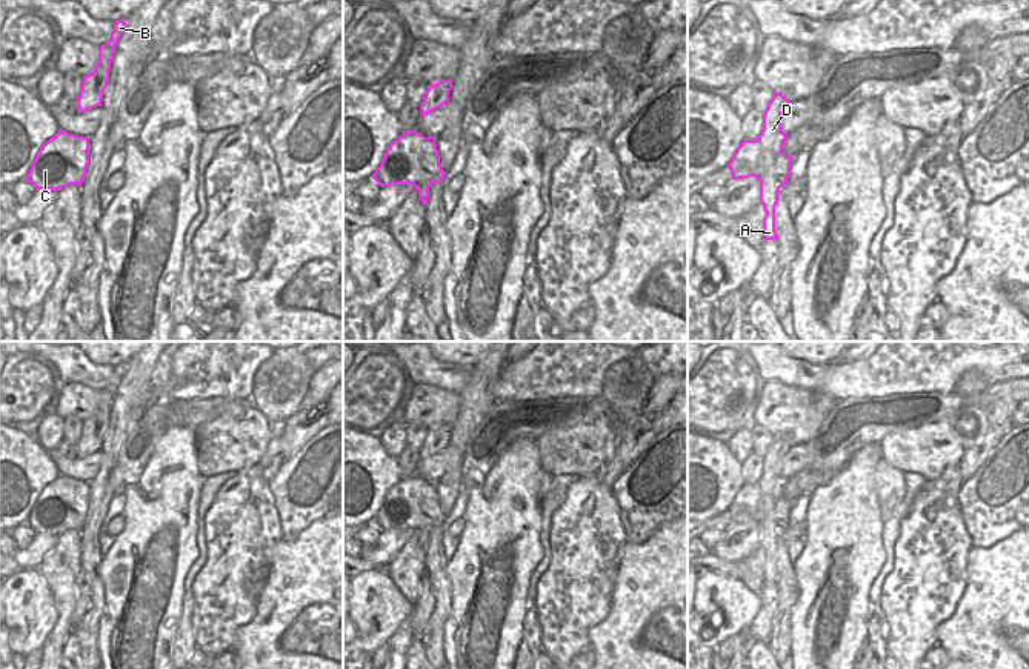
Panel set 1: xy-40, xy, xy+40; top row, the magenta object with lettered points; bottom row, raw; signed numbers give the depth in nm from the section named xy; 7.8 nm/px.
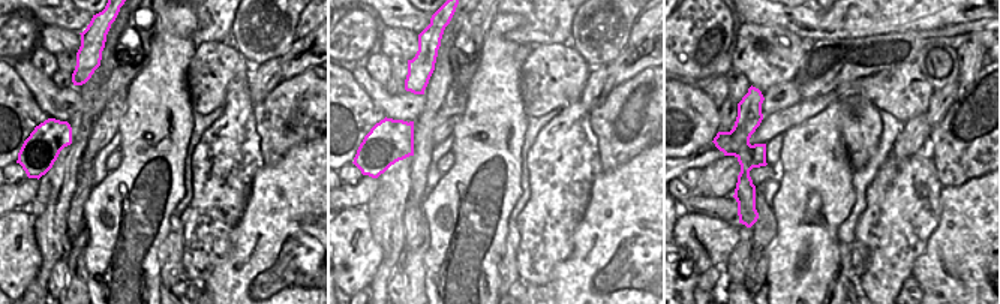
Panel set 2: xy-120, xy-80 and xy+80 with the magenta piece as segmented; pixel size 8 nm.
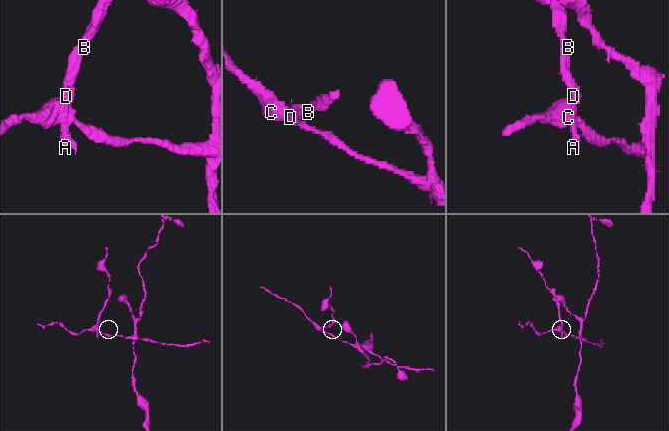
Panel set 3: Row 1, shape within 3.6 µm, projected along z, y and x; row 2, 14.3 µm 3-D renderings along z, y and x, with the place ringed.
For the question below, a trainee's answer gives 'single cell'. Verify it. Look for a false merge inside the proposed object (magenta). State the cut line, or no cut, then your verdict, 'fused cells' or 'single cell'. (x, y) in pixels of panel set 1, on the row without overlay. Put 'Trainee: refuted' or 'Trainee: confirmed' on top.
Trainee: refuted
cut xy+40 (757, 483), (762, 492), (762, 525); fused cells

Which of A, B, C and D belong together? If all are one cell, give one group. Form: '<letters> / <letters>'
A B D / C

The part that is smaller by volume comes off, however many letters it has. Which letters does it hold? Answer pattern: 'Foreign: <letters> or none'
Foreign: A, B, D

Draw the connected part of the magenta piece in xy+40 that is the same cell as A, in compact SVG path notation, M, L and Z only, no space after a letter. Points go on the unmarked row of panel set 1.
M774 437L763 458L763 474L758 480L761 486L760 514L764 517L760 524L760 548L766 557L763 563L764 584L778 584L775 575L775 551L778 548L780 532L775 529L772 511L783 497L788 478L781 475L781 458L788 454L789 444L781 437Z

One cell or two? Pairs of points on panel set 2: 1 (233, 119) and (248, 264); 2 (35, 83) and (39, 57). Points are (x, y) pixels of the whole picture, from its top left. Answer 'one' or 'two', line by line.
1: two
2: two

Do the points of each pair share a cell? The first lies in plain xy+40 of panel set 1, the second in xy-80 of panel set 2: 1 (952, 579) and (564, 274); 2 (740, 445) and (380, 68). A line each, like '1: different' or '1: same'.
1: different
2: same

